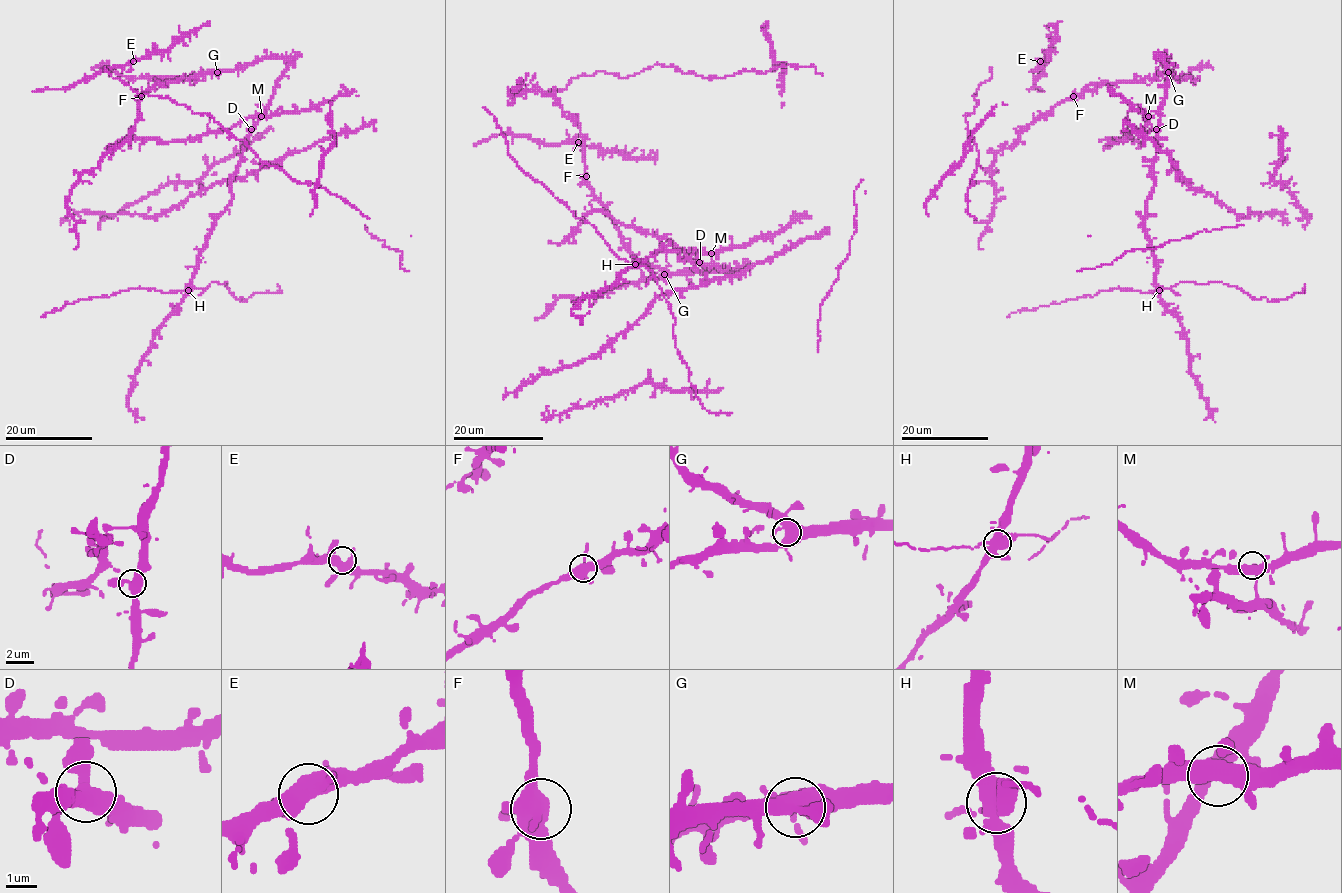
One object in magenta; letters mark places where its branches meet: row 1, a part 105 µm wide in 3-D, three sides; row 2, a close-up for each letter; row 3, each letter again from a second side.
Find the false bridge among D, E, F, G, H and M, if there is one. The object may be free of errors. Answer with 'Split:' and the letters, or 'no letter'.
Split: no letter

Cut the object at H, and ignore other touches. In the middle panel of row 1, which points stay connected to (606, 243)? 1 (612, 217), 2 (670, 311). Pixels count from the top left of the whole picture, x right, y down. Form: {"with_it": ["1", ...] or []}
{"with_it": ["2"]}

